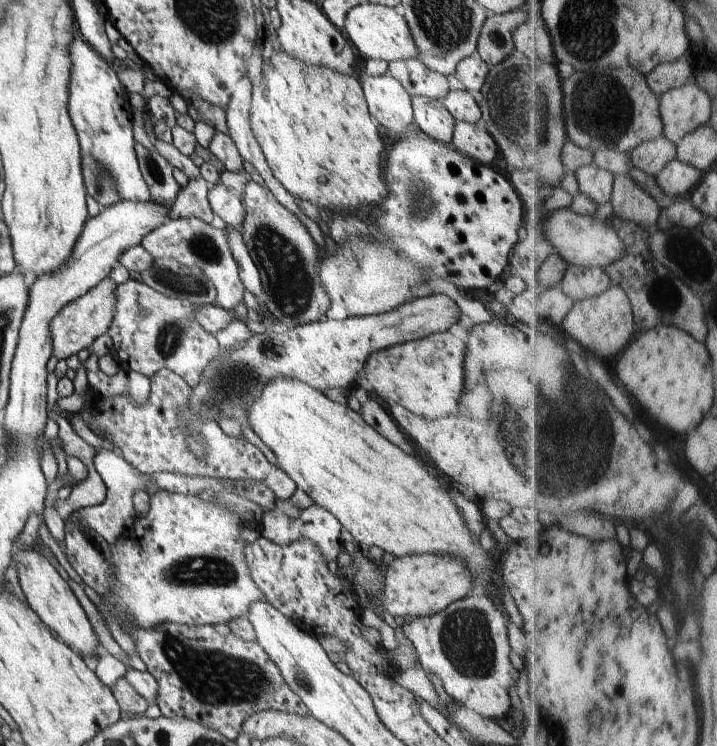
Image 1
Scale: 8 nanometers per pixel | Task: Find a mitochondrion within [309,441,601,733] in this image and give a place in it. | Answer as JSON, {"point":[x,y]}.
{"point":[465,639]}

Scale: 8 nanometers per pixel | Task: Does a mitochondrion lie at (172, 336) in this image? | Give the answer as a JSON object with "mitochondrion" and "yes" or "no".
{"mitochondrion":"yes"}

